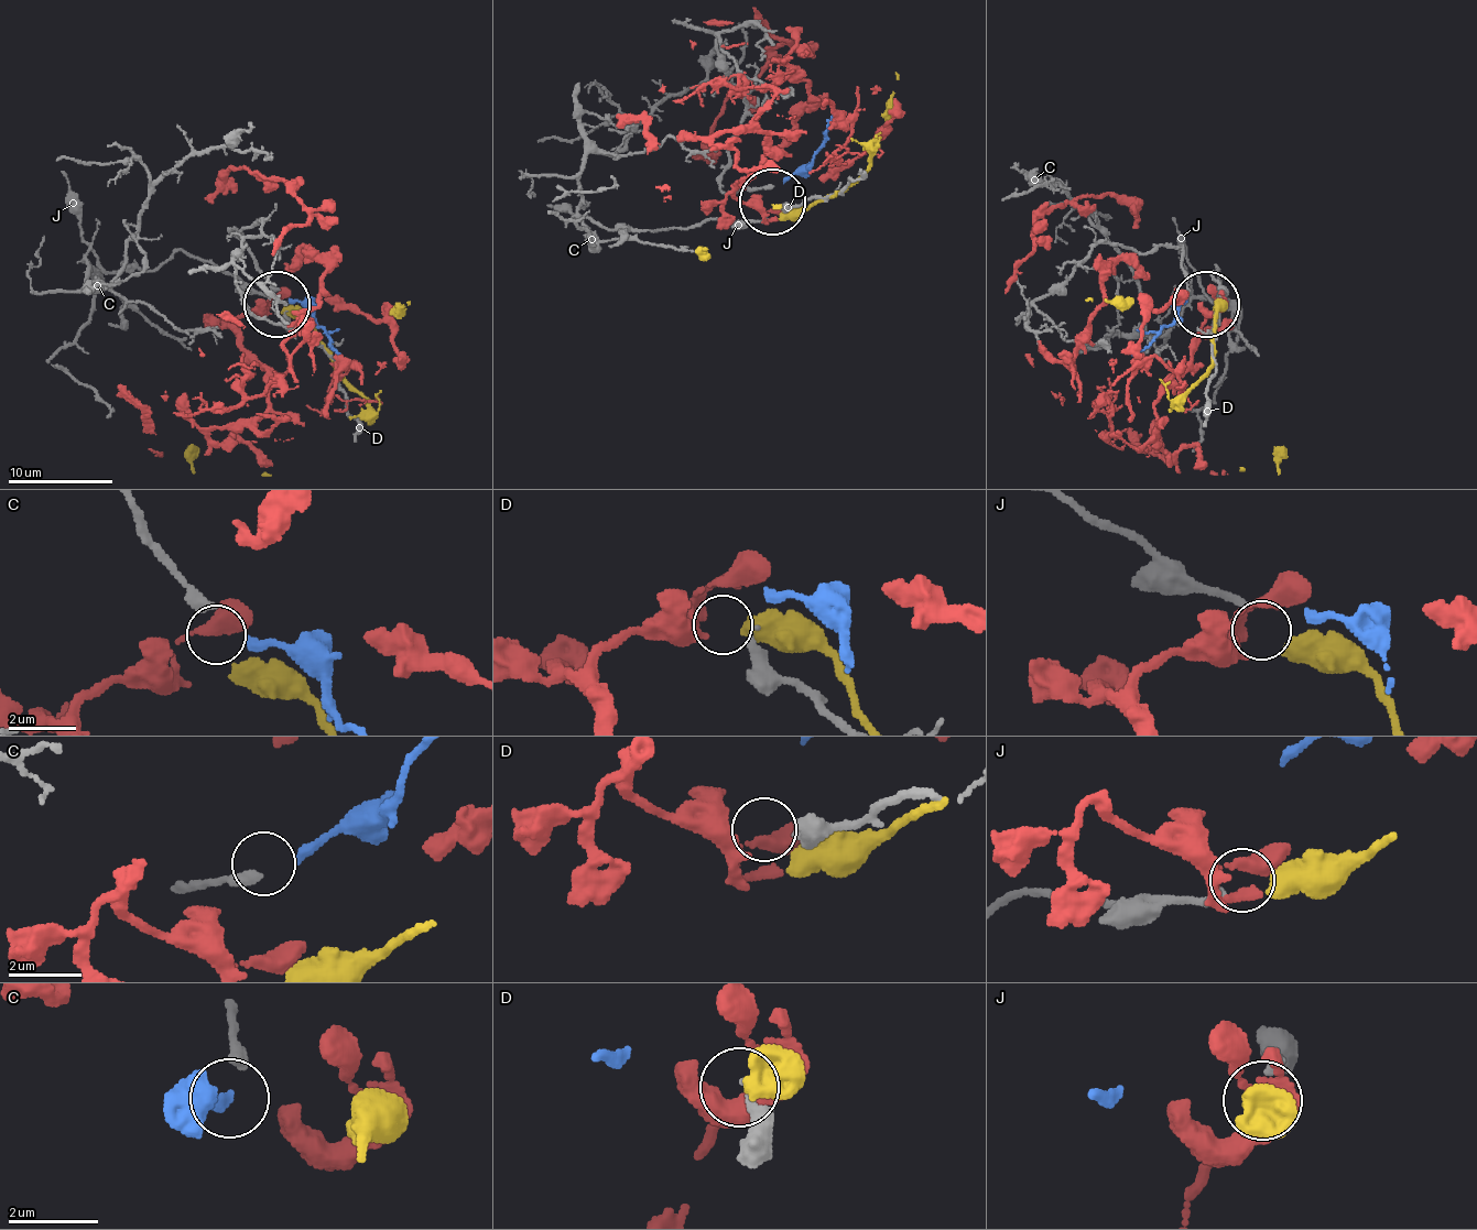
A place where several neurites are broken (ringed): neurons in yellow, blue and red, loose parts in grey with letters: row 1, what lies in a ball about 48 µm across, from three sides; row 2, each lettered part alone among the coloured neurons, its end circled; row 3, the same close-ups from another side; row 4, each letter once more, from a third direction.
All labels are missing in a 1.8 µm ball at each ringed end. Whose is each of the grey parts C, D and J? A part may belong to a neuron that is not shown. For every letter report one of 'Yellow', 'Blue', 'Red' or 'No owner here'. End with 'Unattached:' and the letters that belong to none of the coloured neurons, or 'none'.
C: No owner here
D: No owner here
J: Yellow
Unattached: C, D

